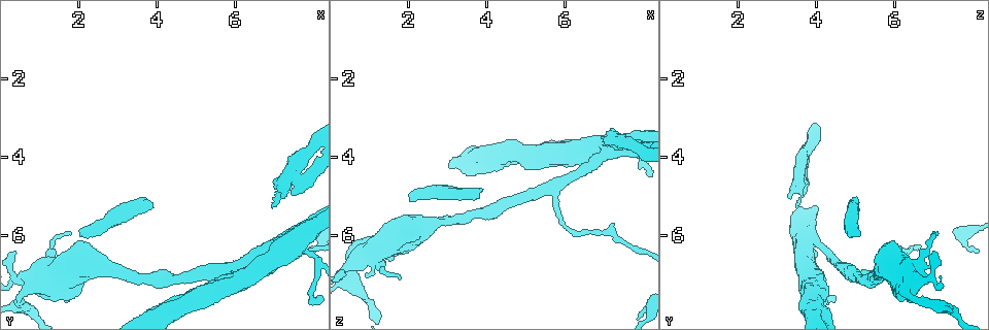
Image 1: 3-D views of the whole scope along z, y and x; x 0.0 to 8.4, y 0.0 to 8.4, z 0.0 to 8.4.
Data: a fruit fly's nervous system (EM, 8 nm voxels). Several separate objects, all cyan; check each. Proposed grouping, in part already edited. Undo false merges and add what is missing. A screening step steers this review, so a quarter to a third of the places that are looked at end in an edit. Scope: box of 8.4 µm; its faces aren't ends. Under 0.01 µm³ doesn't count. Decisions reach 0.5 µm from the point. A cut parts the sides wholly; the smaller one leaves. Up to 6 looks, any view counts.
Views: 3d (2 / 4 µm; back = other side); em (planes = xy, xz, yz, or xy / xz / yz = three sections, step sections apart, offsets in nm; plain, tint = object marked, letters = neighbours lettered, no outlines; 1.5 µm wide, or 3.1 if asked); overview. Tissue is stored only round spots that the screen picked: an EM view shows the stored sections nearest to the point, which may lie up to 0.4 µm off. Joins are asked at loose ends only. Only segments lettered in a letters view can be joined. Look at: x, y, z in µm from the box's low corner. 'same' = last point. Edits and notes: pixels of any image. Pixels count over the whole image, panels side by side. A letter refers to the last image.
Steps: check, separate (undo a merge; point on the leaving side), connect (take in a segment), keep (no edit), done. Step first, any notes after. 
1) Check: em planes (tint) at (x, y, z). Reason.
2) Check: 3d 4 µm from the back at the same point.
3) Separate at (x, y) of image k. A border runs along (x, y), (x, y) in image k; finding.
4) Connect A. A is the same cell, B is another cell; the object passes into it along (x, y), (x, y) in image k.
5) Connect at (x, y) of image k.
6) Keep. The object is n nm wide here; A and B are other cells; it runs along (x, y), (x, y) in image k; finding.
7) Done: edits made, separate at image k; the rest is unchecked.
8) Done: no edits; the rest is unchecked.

Check: 3d 4 µm at (3.95, 5.30, 4.85). An open end.

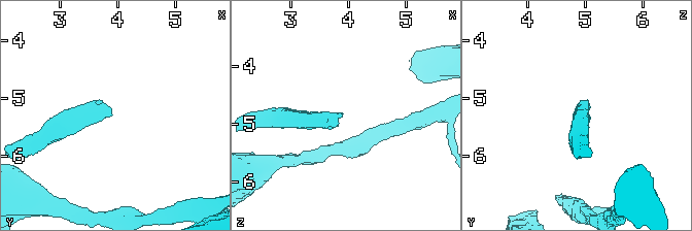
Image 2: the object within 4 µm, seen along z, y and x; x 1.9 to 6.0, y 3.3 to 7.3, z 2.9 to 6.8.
Check: em xy step 4 (letters) at (3.95, 5.30, 4.85). Shape alone is not enough.

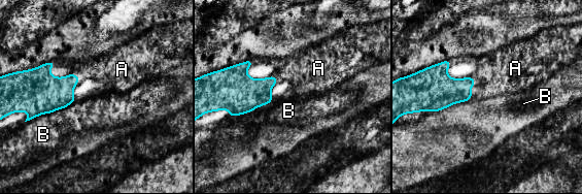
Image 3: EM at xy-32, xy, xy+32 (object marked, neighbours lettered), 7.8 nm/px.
Connect at (505, 71) of image 3. A is the same cell, B is another cell; the object passes into it along (444, 91), (474, 79), (505, 71) in image 3; it goes on there.

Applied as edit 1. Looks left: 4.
Check: overview. Redraw.

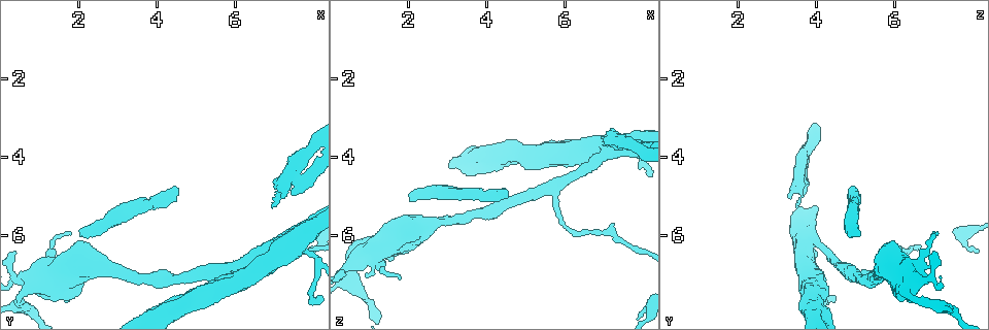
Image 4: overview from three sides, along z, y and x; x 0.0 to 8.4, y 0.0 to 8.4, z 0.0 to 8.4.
Check: 3d 4 µm at (5.65, 6.90, 4.80). Sudden change in width.

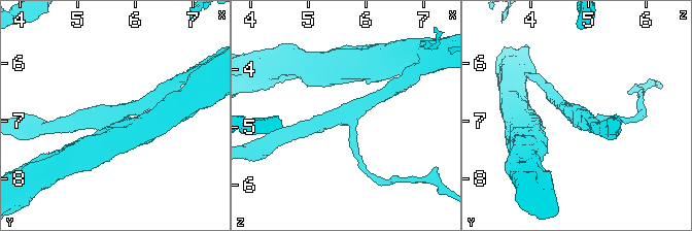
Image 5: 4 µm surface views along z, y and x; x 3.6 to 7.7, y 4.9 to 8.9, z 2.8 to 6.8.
Check: em xy step 4 (letters) at (5.70, 6.90, 4.85).

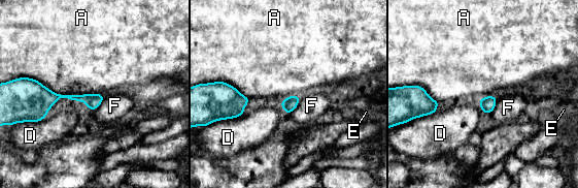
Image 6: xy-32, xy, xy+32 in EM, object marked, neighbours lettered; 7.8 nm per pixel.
Keep. A, D, E and F are other cells; 3 arms meet here; all the same neuron.

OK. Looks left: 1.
Done: edits made, connect at image 3; the rest is unchecked.

